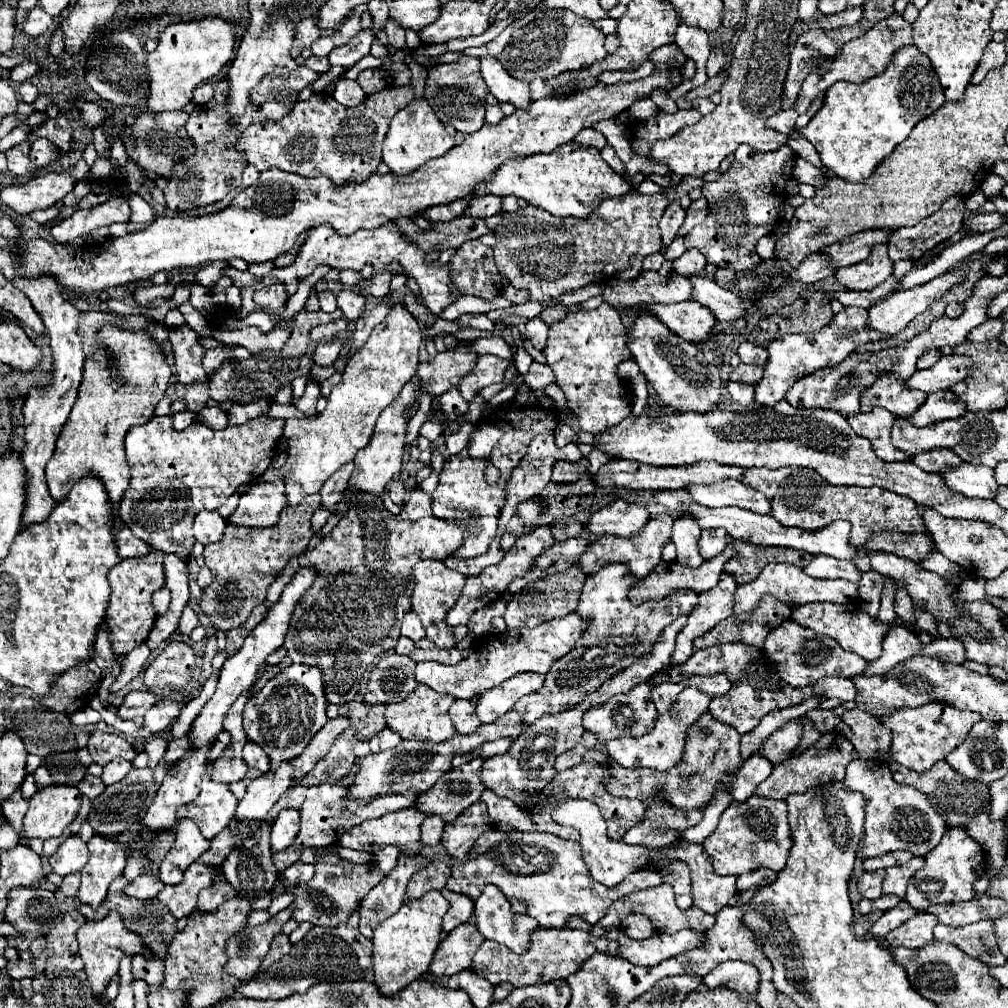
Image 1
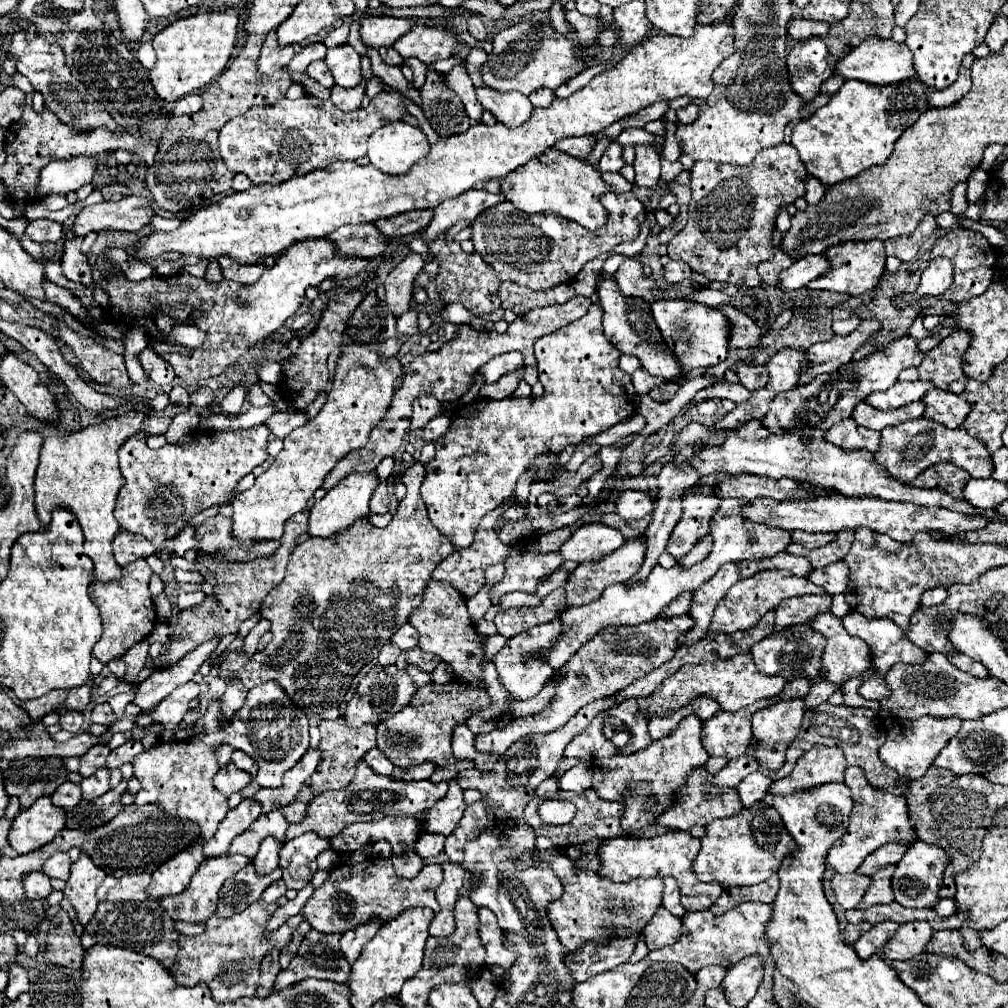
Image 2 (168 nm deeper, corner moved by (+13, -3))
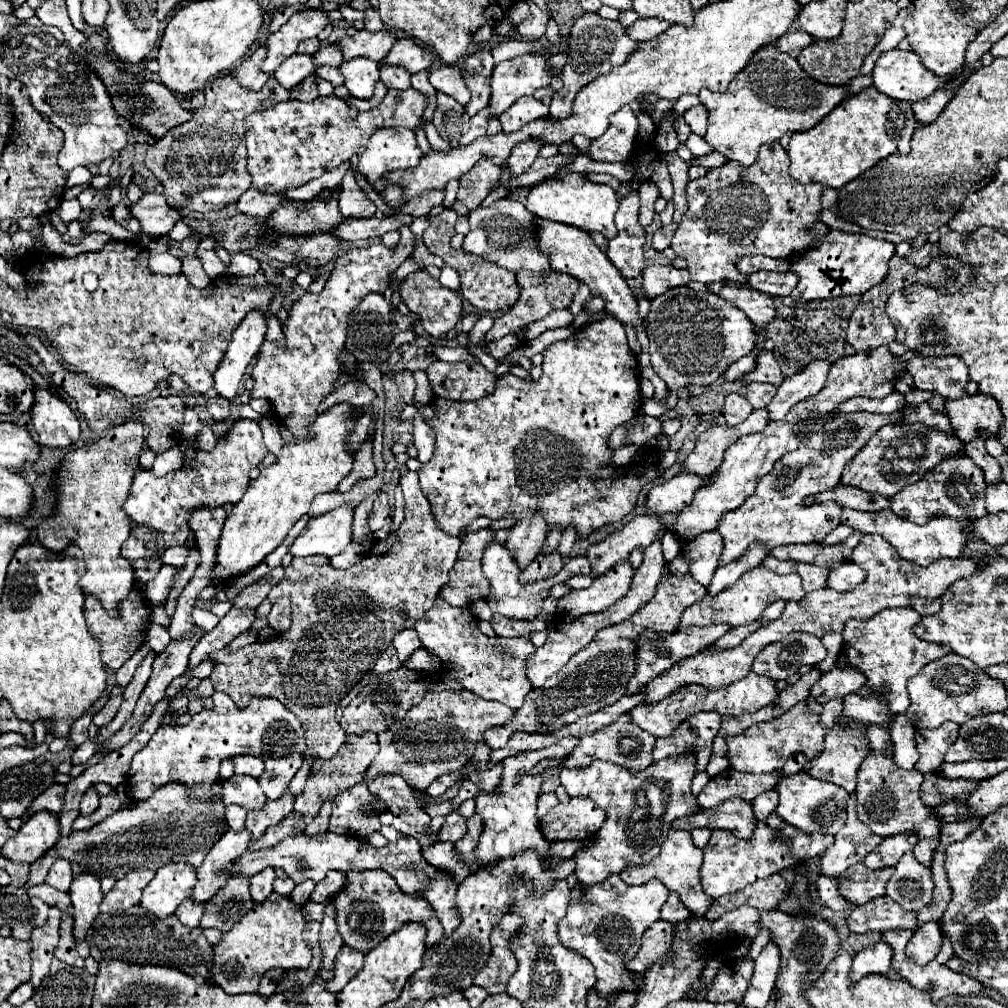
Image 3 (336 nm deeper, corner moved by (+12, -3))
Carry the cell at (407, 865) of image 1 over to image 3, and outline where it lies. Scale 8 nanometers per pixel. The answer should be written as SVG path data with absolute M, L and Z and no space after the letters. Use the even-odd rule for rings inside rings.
M342 946L334 960L334 978L326 982L328 992L338 994L362 970L362 962L364 962L364 954L348 946Z

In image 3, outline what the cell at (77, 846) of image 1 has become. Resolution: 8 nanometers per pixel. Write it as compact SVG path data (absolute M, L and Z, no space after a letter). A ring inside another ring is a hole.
M58 858L52 864L52 868L50 868L50 872L48 872L48 876L46 876L44 882L50 884L52 888L58 888L62 892L68 892L72 880L74 880L74 876L72 876L72 870L70 870L70 862L64 860L64 858Z

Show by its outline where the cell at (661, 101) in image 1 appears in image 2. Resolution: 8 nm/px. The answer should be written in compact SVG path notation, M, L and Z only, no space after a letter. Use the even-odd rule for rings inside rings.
M665 117L661 119L663 124L666 127L666 146L662 148L662 157L668 161L676 162L680 159L682 154L681 152L681 141L676 137L677 126L670 121L668 121Z

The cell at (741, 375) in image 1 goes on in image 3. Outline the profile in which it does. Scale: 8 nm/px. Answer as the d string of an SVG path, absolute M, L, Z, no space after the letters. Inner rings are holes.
M728 394L726 396L726 404L724 404L724 418L726 418L726 424L728 426L734 426L734 424L742 424L750 412L754 408L748 404L746 398L738 396L738 394Z

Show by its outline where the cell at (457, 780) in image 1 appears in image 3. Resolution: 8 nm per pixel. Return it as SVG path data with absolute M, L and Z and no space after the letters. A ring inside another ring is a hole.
M458 810L450 812L446 816L446 822L444 826L440 828L438 832L438 838L442 842L456 842L456 840L462 840L464 838L464 832L466 832L466 824L464 824L464 818L458 814Z

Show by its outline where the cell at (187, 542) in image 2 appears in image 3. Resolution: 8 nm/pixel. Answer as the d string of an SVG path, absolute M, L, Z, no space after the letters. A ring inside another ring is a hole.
M174 546L174 548L168 548L164 554L162 554L162 564L170 564L170 566L184 566L186 558L188 558L188 552L190 548L186 546Z

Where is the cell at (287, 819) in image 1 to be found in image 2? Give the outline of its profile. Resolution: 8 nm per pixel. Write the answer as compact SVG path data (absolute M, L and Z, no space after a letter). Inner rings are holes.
M267 836L267 840L263 840L257 856L253 858L255 870L257 870L259 876L269 874L269 872L273 872L277 868L277 864L279 864L279 848L281 846L283 846L283 842L273 840L273 836Z

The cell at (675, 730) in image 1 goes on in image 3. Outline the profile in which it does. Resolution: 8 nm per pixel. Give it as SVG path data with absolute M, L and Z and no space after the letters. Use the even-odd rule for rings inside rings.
M690 754L654 762L640 774L630 774L628 768L596 760L586 768L562 768L560 784L576 798L590 798L606 812L606 820L598 830L592 846L576 854L576 876L582 884L600 884L608 874L620 874L632 864L650 864L668 836L670 824L676 818L690 816L698 810L696 798L690 792L696 762Z

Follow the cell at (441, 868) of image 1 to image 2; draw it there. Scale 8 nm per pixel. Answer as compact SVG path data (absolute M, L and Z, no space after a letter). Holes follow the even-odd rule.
M369 858L363 864L339 864L335 866L327 880L311 894L311 900L303 906L303 916L311 928L319 932L345 932L357 928L371 916L379 916L383 922L393 920L399 912L411 906L427 906L439 912L439 902L435 900L435 888L443 880L443 870L439 864L425 864L423 870L411 880L401 878L393 872L391 858Z

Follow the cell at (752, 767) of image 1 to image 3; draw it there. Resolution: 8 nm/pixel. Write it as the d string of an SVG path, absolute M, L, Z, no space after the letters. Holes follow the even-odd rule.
M768 790L768 792L760 794L760 796L754 800L756 820L766 820L766 818L776 810L776 804L778 804L778 796L776 796L774 790Z

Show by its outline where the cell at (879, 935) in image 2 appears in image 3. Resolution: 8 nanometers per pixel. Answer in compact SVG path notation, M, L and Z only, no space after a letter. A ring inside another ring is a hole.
M886 942L872 944L872 948L864 948L862 952L856 954L850 970L850 980L858 982L868 974L886 976L890 972L890 960L892 960L892 948Z

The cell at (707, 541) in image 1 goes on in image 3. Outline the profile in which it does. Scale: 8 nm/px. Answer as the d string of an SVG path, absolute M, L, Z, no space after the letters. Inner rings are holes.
M718 530L704 532L688 544L684 554L690 564L690 572L698 584L702 584L702 586L710 584L714 570L718 568L718 560L720 560L722 550L724 550L724 540Z

